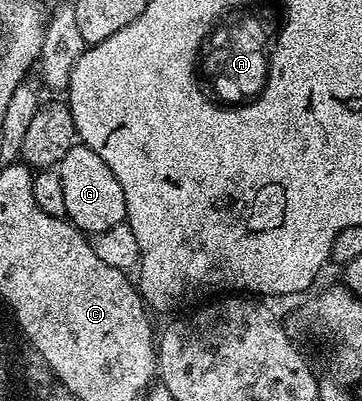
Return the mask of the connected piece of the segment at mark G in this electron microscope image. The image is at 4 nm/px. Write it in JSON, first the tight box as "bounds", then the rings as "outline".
{"bounds":[59,144,125,236],"outline":[[[78,144],[63,156],[59,173],[63,180],[63,201],[67,204],[65,218],[72,222],[82,234],[92,236],[107,232],[107,228],[115,228],[115,224],[125,221],[125,201],[123,188],[119,188],[119,180],[115,180],[115,172],[103,164],[103,159],[91,148]]]}

